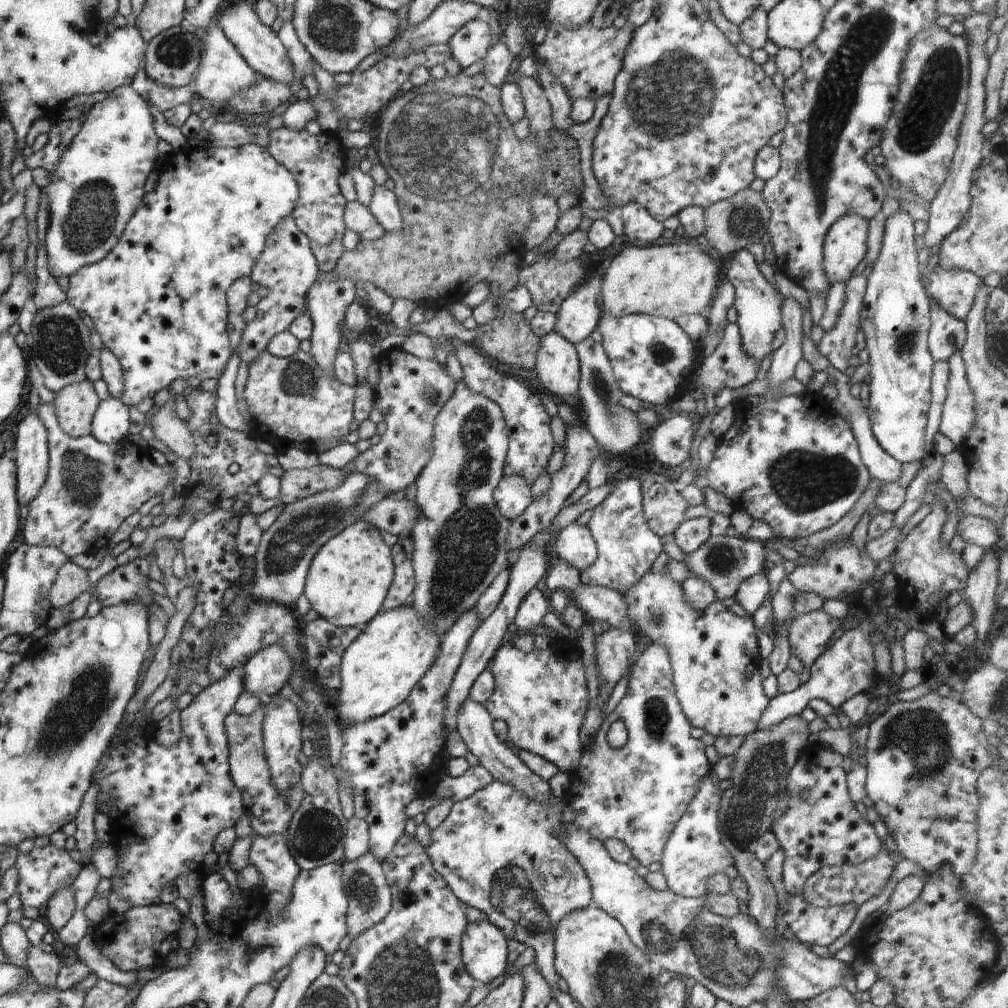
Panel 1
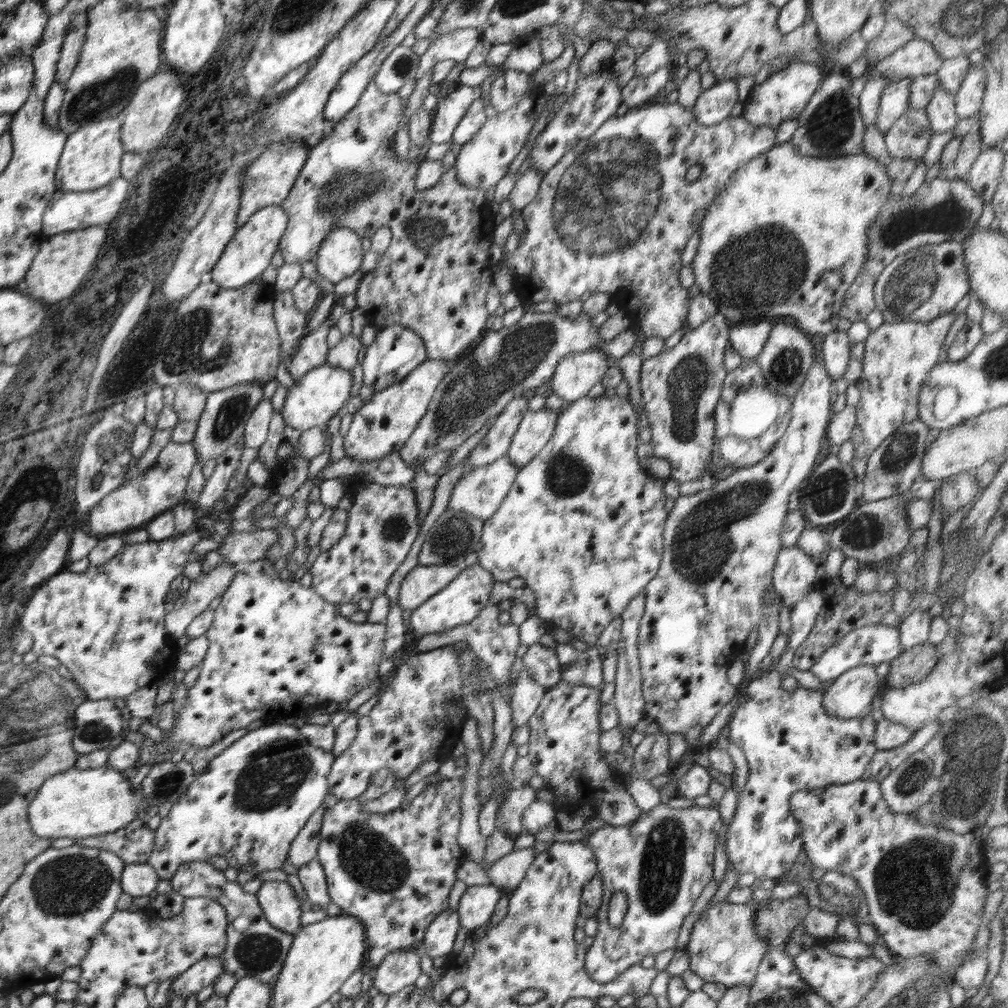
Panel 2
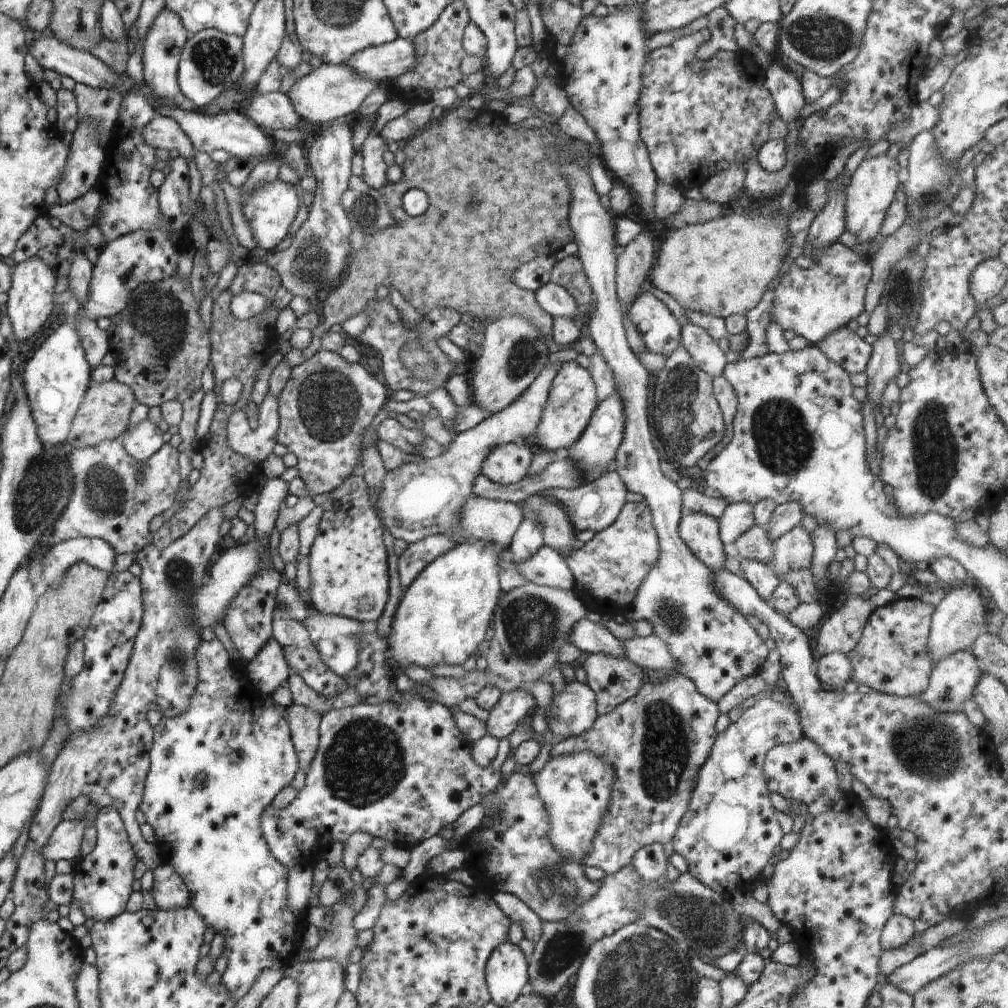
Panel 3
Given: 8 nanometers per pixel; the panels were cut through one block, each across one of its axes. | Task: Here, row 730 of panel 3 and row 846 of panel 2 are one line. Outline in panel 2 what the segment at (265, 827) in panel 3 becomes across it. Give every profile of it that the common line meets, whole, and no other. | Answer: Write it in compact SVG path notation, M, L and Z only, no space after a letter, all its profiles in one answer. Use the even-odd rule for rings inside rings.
M461 778L444 779L437 785L428 785L408 804L384 815L364 812L359 798L335 800L327 807L317 859L325 872L331 902L363 922L366 959L372 966L377 967L391 952L418 948L432 920L451 907L449 894L457 881L456 868L464 860L463 850L457 843L462 789Z

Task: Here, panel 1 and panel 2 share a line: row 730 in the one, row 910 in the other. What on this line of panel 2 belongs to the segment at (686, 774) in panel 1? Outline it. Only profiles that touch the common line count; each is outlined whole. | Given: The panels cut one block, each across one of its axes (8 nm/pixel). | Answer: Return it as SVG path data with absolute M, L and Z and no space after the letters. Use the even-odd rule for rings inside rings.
M660 803L648 812L642 811L633 823L624 826L605 825L581 840L591 848L596 857L597 874L600 875L603 888L596 914L599 927L593 936L592 946L586 949L585 957L584 969L592 980L608 984L633 964L640 963L645 956L655 956L669 948L676 948L678 932L684 918L690 914L695 900L700 898L702 890L713 878L714 848L720 828L722 819L717 808L693 806L674 809ZM614 893L623 893L628 901L628 908L619 928L612 928L608 922L610 897Z

